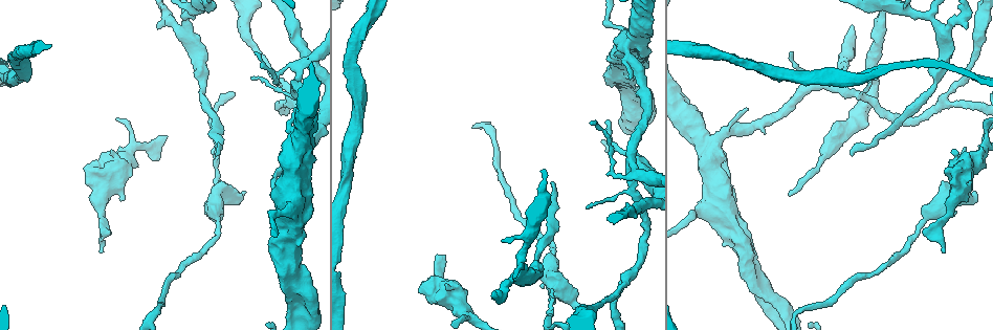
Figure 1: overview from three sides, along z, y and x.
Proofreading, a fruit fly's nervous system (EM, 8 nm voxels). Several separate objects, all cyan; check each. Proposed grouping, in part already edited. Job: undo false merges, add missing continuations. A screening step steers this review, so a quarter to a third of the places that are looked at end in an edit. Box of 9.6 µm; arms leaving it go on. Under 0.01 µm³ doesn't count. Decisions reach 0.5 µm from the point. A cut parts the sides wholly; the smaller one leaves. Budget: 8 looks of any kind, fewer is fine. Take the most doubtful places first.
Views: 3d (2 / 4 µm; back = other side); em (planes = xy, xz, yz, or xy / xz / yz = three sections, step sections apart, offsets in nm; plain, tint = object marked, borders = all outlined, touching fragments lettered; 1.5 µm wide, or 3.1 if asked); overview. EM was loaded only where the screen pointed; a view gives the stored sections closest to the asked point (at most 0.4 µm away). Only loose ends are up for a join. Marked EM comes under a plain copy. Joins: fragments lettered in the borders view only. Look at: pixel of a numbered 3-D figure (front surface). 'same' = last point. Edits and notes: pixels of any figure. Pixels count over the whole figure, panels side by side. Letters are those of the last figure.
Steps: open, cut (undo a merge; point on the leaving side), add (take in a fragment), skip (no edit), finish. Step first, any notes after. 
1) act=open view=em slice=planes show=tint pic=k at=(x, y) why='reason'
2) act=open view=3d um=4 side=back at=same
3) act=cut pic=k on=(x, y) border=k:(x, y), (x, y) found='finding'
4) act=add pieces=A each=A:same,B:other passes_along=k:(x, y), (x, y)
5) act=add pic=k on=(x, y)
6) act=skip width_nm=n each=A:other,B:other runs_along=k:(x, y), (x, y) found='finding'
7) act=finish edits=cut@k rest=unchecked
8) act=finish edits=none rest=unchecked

act=open view=em slice=planes show=borders pic=1 at=(793, 194) why='tapers out'

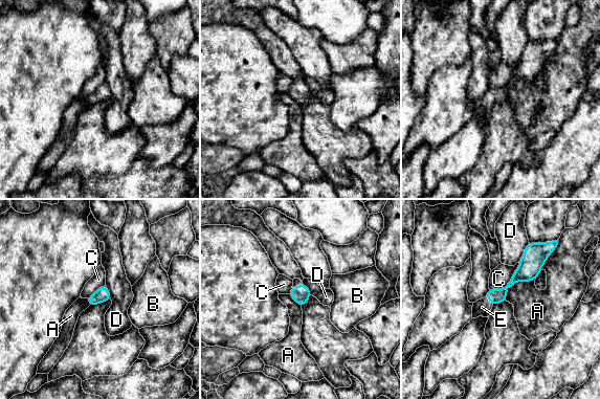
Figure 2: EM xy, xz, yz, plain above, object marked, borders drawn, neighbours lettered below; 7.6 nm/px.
act=add pieces=E each=A:other,B:other,C:other,D:other,E:same passes_along=2:(494, 296), (489, 301), (482, 307) found='it goes on there'

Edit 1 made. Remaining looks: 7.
act=open view=em slice=planes show=tint pic=1 at=(520, 272) why='three arms meet'

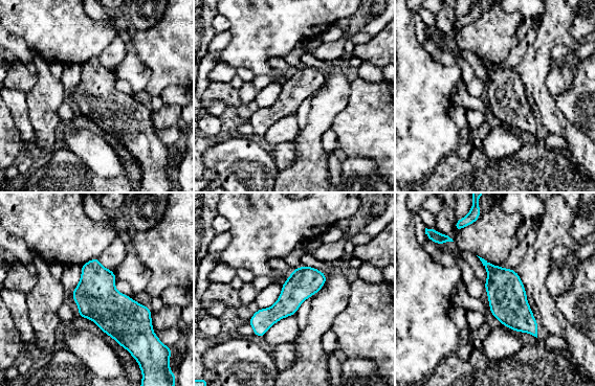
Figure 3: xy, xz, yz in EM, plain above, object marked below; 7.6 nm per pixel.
act=open view=em slice=planes show=borders at=same why='see the neighbours'

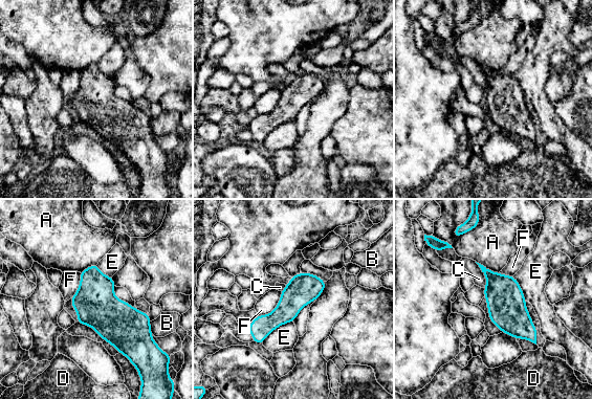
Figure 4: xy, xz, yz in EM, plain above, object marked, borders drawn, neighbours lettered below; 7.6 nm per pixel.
act=skip each=A:other,B:other,C:other,D:other,E:other,F:other border=4:(281, 291), (277, 306), (259, 315) found='all the same neuron'

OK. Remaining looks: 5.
act=open view=em slice=planes show=borders pic=1 at=(275, 213)

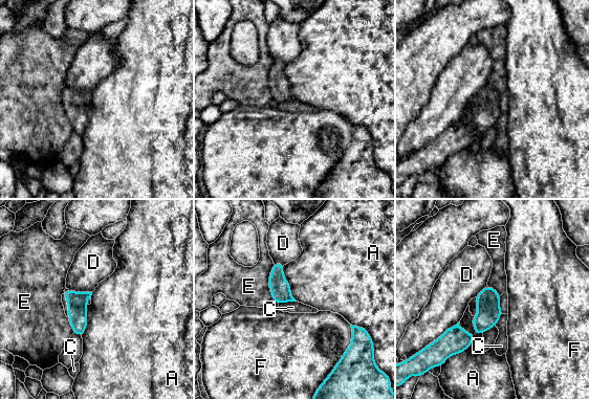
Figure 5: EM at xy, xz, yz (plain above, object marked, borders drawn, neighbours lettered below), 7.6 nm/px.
act=skip width_nm=90 each=A:other,C:other,D:other,E:other,F:other border=5:(274, 264), (269, 274), (271, 298) found='all the same neuron'

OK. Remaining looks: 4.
act=finish edits=add@2 rest=unchecked

